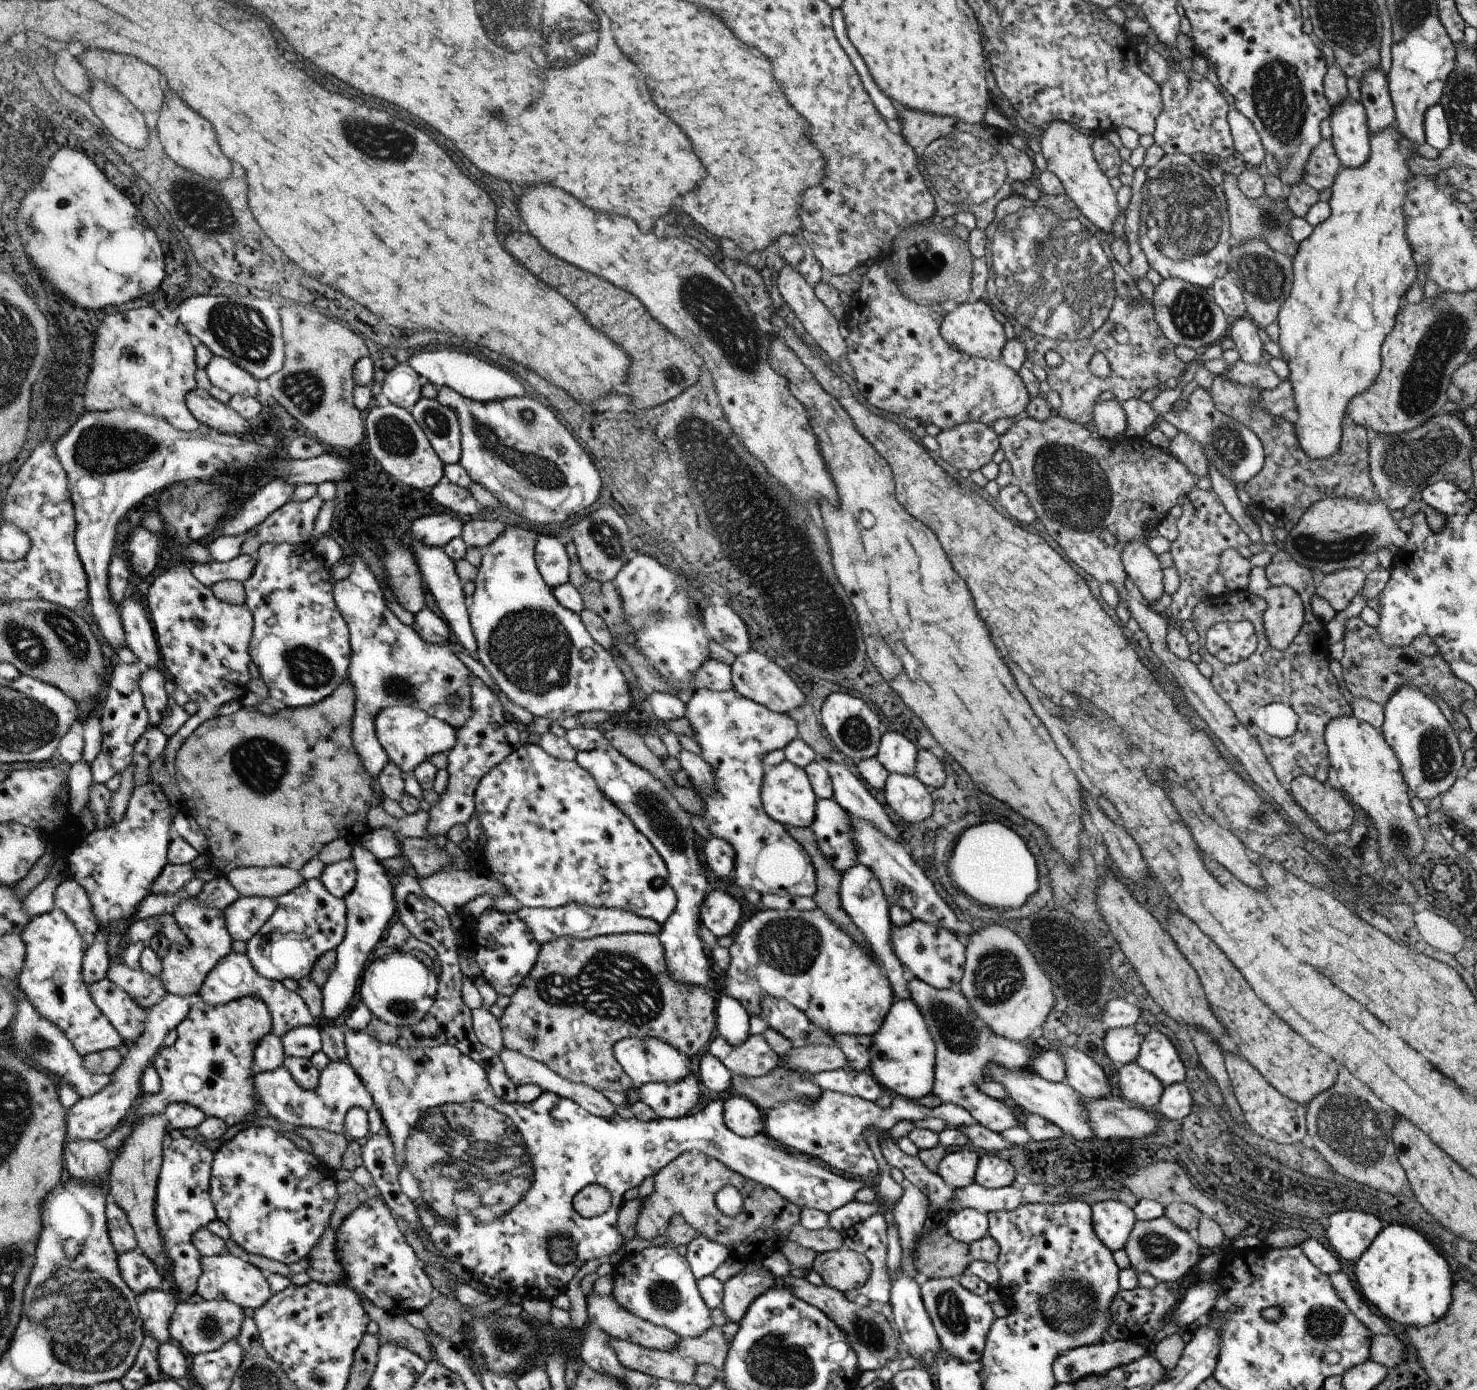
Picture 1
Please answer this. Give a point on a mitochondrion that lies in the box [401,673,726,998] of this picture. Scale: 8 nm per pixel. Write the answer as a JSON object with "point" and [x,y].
{"point":[666,826]}

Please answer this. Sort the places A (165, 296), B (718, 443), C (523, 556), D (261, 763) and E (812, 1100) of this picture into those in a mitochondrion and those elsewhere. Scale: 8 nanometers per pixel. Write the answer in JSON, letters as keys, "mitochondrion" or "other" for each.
{"A":"other","B":"mitochondrion","C":"other","D":"mitochondrion","E":"other"}

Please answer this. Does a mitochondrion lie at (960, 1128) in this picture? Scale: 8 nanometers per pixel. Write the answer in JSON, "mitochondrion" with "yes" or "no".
{"mitochondrion":"no"}

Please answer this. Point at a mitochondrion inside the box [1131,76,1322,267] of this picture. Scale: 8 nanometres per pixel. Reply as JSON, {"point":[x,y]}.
{"point":[1269,221]}

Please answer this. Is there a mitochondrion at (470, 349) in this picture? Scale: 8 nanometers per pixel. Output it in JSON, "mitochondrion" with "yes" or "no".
{"mitochondrion":"no"}

